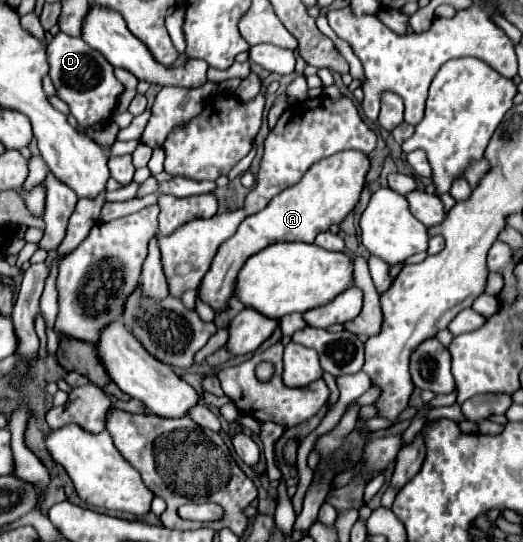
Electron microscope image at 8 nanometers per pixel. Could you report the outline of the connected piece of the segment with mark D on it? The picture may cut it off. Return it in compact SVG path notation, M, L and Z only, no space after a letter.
M60 31L48 45L48 63L50 79L56 85L58 97L68 103L70 113L80 123L80 129L94 123L104 123L110 117L120 93L124 91L124 85L116 79L114 67L106 61L106 57L102 57L96 49L84 45L82 39L68 37Z

